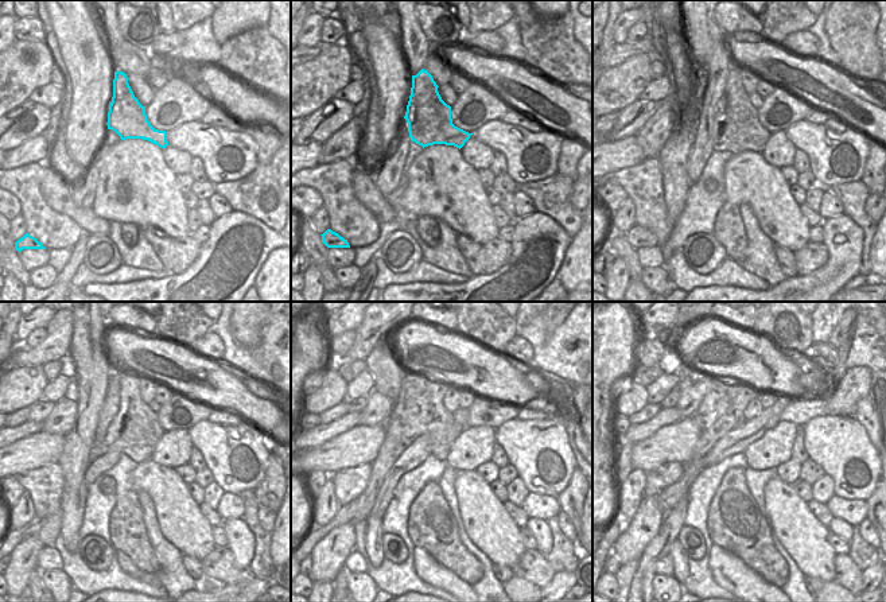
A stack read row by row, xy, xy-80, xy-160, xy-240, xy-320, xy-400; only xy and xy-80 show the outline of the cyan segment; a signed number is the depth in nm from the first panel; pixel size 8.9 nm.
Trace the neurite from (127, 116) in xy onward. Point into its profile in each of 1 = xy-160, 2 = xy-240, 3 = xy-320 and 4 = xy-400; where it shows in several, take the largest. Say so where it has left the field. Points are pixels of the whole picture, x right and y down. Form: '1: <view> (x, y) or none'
1: xy-160 (737, 129)
2: xy-240 (135, 431)
3: xy-320 (419, 410)
4: xy-400 (721, 411)

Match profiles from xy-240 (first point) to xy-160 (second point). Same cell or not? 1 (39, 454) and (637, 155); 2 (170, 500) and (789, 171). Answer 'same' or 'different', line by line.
1: same
2: different

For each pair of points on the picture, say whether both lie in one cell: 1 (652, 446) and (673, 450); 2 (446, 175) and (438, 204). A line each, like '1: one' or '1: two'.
1: one
2: one

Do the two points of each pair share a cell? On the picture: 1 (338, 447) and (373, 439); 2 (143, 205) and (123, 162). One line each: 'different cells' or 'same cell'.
1: same cell
2: same cell

